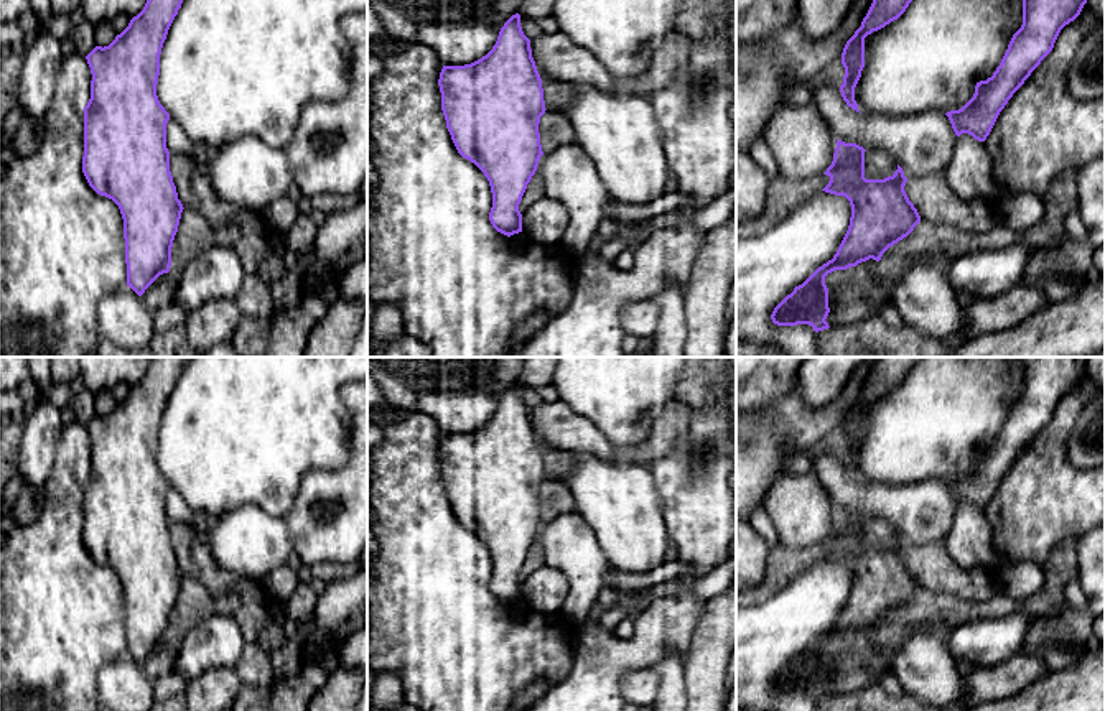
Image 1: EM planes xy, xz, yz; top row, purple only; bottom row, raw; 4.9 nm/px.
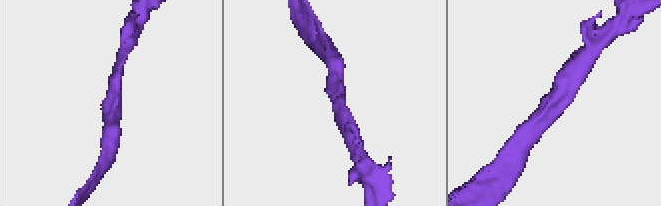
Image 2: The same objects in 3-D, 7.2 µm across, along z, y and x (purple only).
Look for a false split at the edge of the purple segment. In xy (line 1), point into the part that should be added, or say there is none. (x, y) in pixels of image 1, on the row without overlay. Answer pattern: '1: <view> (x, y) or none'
1: none

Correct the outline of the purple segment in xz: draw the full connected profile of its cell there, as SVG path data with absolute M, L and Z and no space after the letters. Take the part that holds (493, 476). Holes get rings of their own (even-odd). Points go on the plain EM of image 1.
M515 382L504 392L496 413L481 428L464 434L443 434L438 454L446 497L458 522L474 532L489 550L492 596L507 606L522 601L519 573L543 523L539 492L547 477L520 383Z

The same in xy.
M152 357L143 379L128 395L109 415L96 415L86 425L92 449L84 476L82 541L97 563L112 568L120 578L127 655L138 665L170 640L171 616L184 578L170 540L170 482L156 464L161 416L184 364L183 357Z

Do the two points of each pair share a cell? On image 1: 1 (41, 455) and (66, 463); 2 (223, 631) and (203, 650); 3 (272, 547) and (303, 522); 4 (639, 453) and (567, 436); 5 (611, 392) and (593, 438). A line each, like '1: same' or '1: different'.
1: different
2: same
3: different
4: same
5: different

